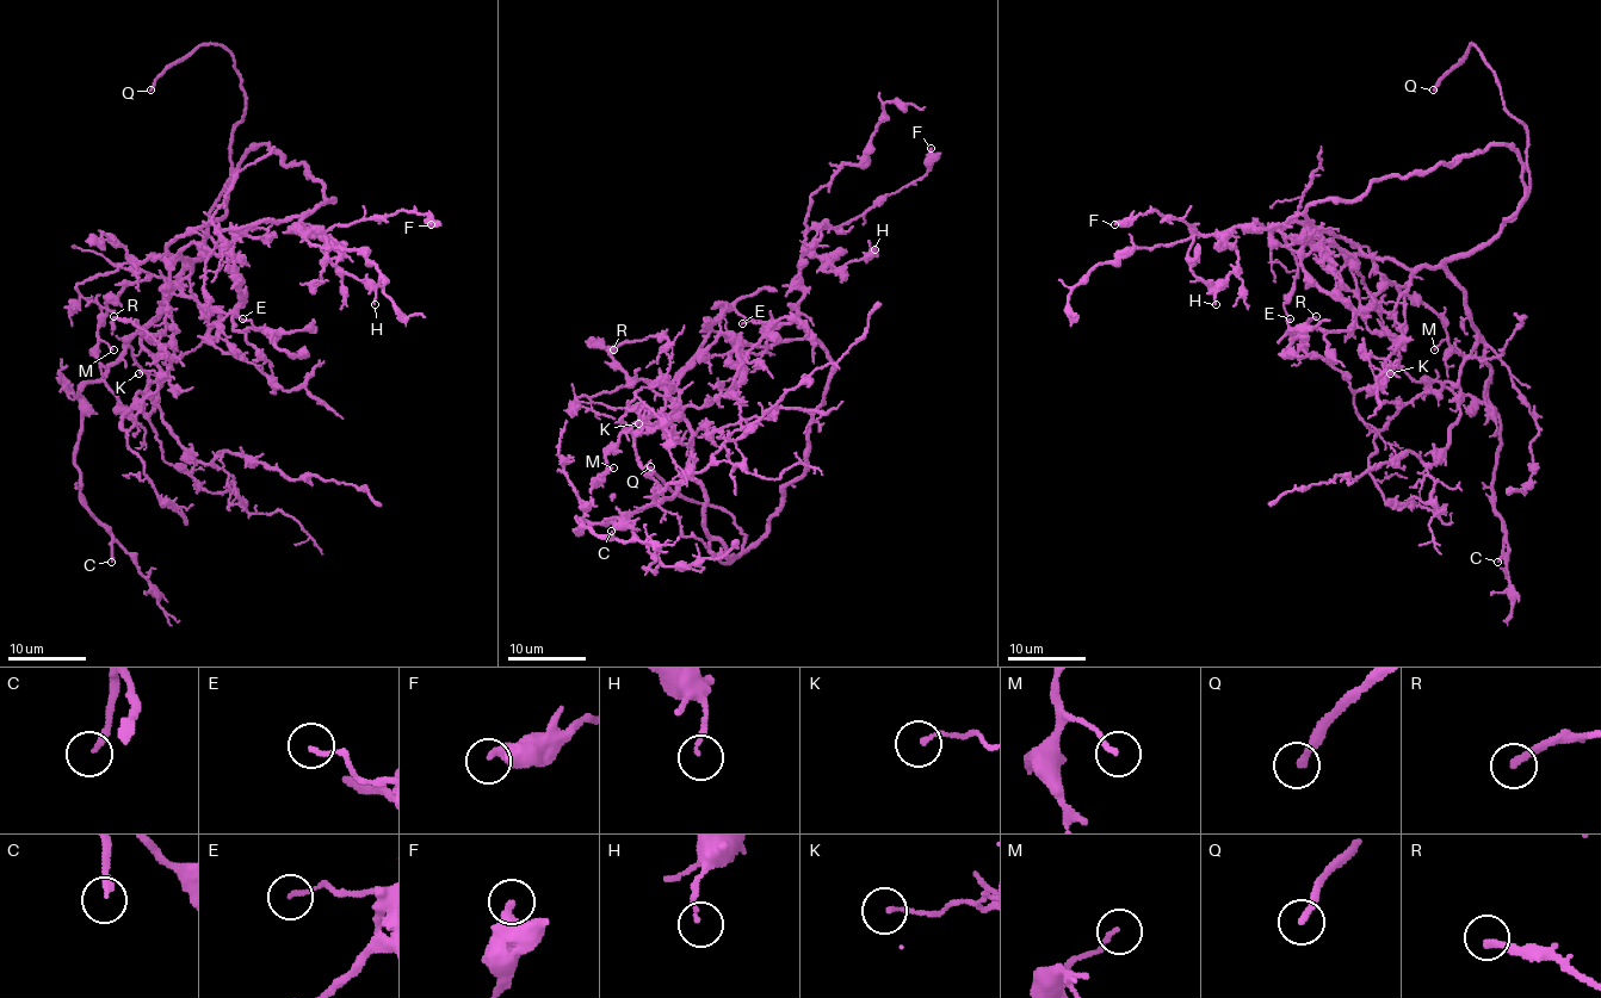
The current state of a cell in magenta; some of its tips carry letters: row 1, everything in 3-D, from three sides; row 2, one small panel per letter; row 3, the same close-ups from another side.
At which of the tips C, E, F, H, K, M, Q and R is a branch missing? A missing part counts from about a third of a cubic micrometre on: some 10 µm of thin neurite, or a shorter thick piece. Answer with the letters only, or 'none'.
C, Q

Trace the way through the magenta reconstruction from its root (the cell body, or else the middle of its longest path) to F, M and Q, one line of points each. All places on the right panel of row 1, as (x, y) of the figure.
F: (1384, 260), (1354, 258), (1331, 242), (1302, 254), (1311, 227), (1302, 215), (1210, 235), (1157, 211), (1114, 224)
M: (1384, 260), (1320, 235), (1339, 295), (1362, 312), (1384, 276), (1440, 318), (1446, 338), (1434, 349)
Q: (1384, 260), (1439, 267), (1473, 252), (1528, 192), (1526, 129), (1483, 55), (1471, 43), (1433, 90)

